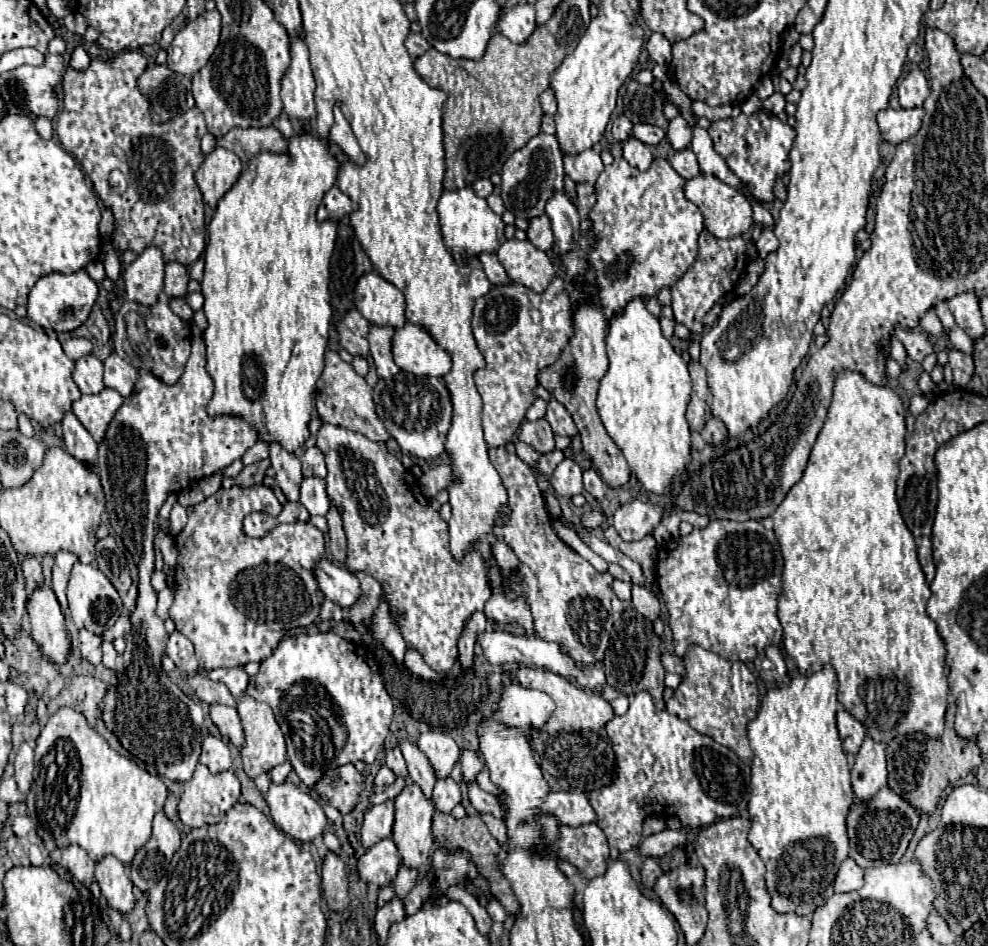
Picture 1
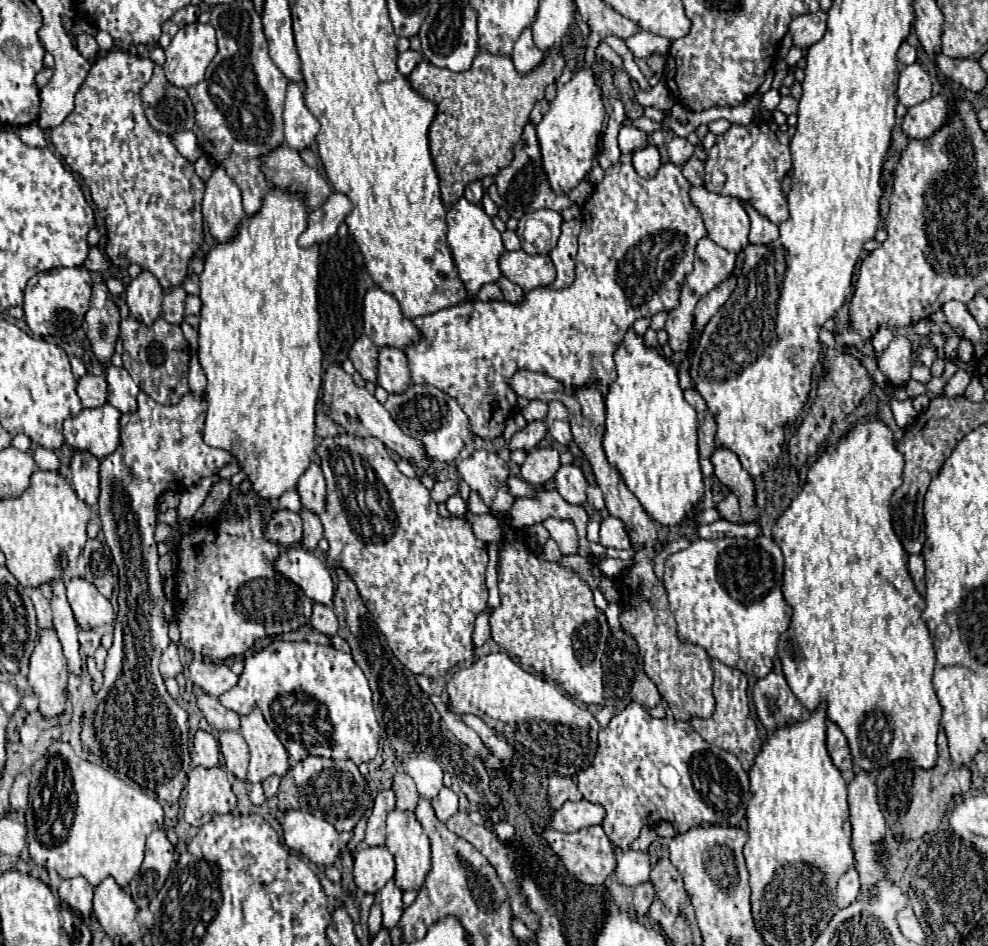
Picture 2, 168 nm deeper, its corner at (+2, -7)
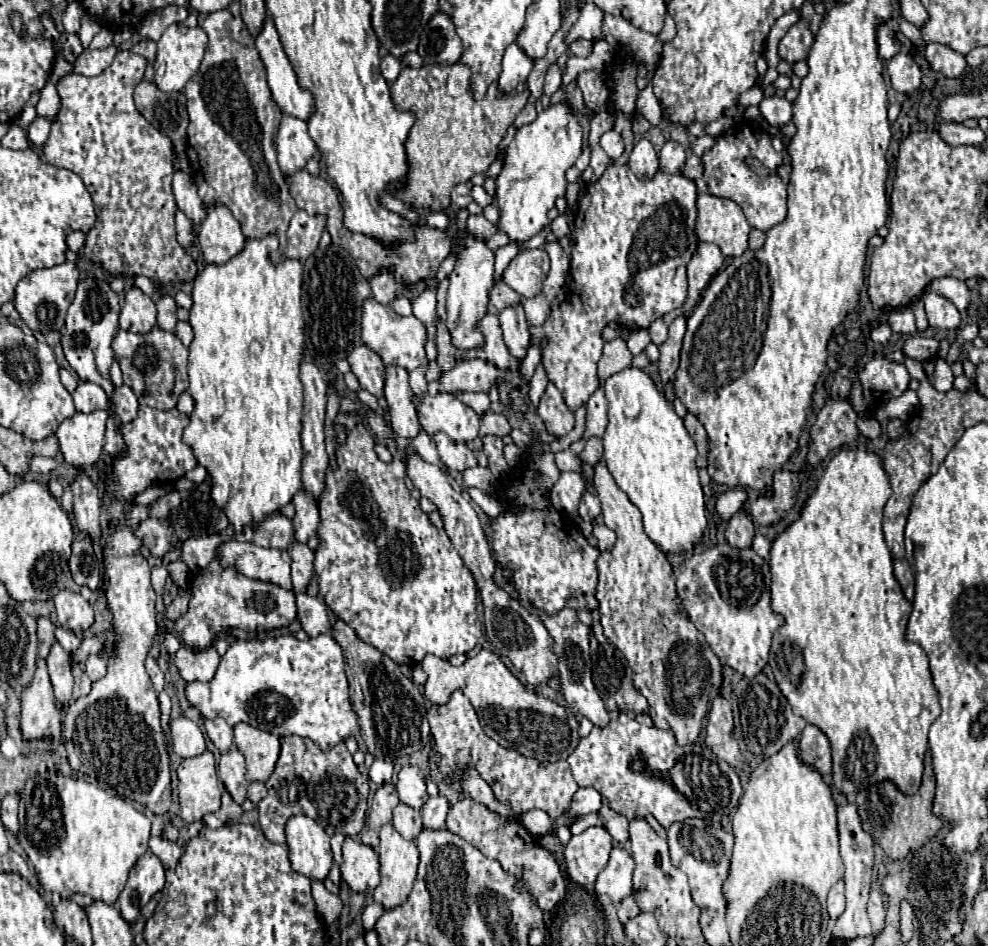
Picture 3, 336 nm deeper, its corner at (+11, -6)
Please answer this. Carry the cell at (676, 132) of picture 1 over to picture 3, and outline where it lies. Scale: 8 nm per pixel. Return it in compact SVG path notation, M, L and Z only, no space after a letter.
M666 142L660 150L660 170L670 174L680 174L682 164L686 160L686 152L678 142Z

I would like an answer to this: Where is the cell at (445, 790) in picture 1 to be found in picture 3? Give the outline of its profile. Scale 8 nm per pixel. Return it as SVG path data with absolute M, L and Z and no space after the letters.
M436 796L436 798L428 798L428 802L422 806L420 814L424 820L424 828L430 830L444 830L446 828L446 816L448 816L448 800L444 796Z

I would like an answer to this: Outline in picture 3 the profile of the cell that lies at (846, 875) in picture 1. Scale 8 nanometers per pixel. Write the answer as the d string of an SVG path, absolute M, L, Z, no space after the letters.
M840 880L830 888L828 894L828 914L830 914L830 924L844 912L844 882Z

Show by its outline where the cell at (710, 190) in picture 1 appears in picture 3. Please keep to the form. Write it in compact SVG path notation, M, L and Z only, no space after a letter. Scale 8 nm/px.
M712 194L698 196L696 234L702 242L716 244L724 256L742 256L748 248L750 224L742 208Z

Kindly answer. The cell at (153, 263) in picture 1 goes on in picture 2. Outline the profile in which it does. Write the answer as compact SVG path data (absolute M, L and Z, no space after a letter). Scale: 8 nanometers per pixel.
M141 271L125 289L125 303L129 305L131 317L151 325L161 315L163 289L157 277L149 271Z

